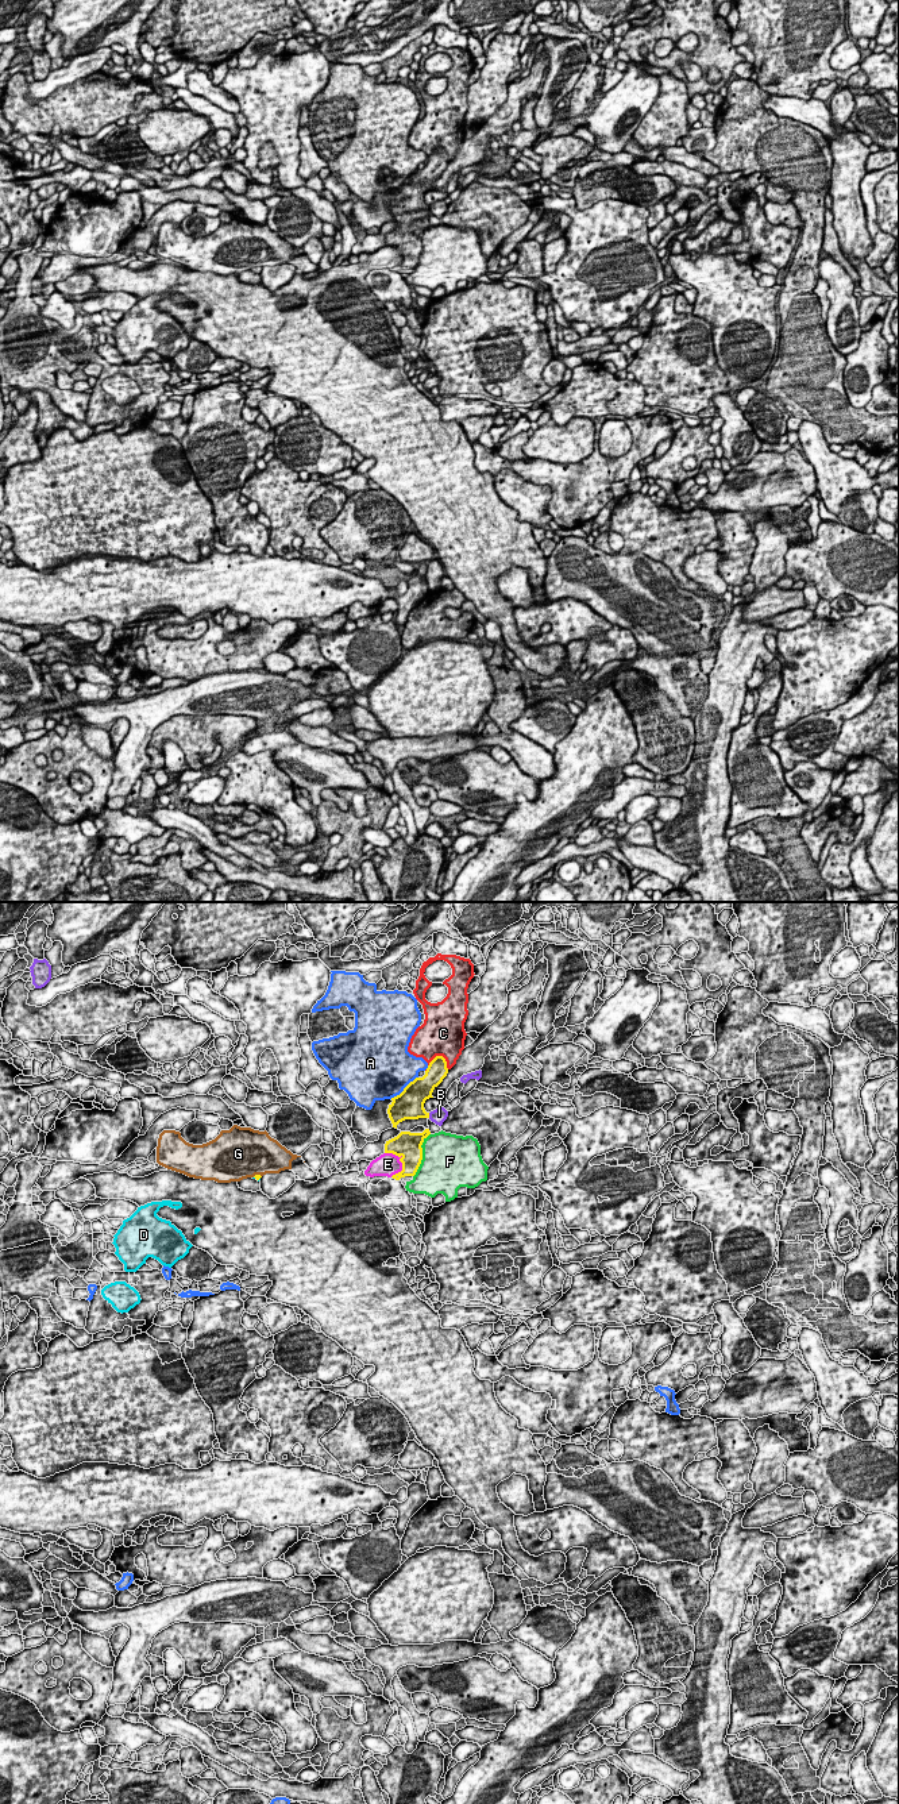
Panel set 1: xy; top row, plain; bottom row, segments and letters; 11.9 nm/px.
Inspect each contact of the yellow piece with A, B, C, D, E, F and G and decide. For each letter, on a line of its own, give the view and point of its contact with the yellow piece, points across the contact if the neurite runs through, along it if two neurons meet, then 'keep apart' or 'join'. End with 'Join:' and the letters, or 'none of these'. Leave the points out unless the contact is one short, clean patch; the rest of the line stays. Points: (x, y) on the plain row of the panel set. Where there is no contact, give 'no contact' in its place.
A: contact xy (404, 181); keep apart
B: contact xy (428, 208); keep apart
C: contact xy (440, 149); keep apart
D: no contact; join
E: contact xy (401, 254); keep apart
F: contact xy (421, 247); keep apart
G: contact xy (257, 268); keep apart
Join: D

